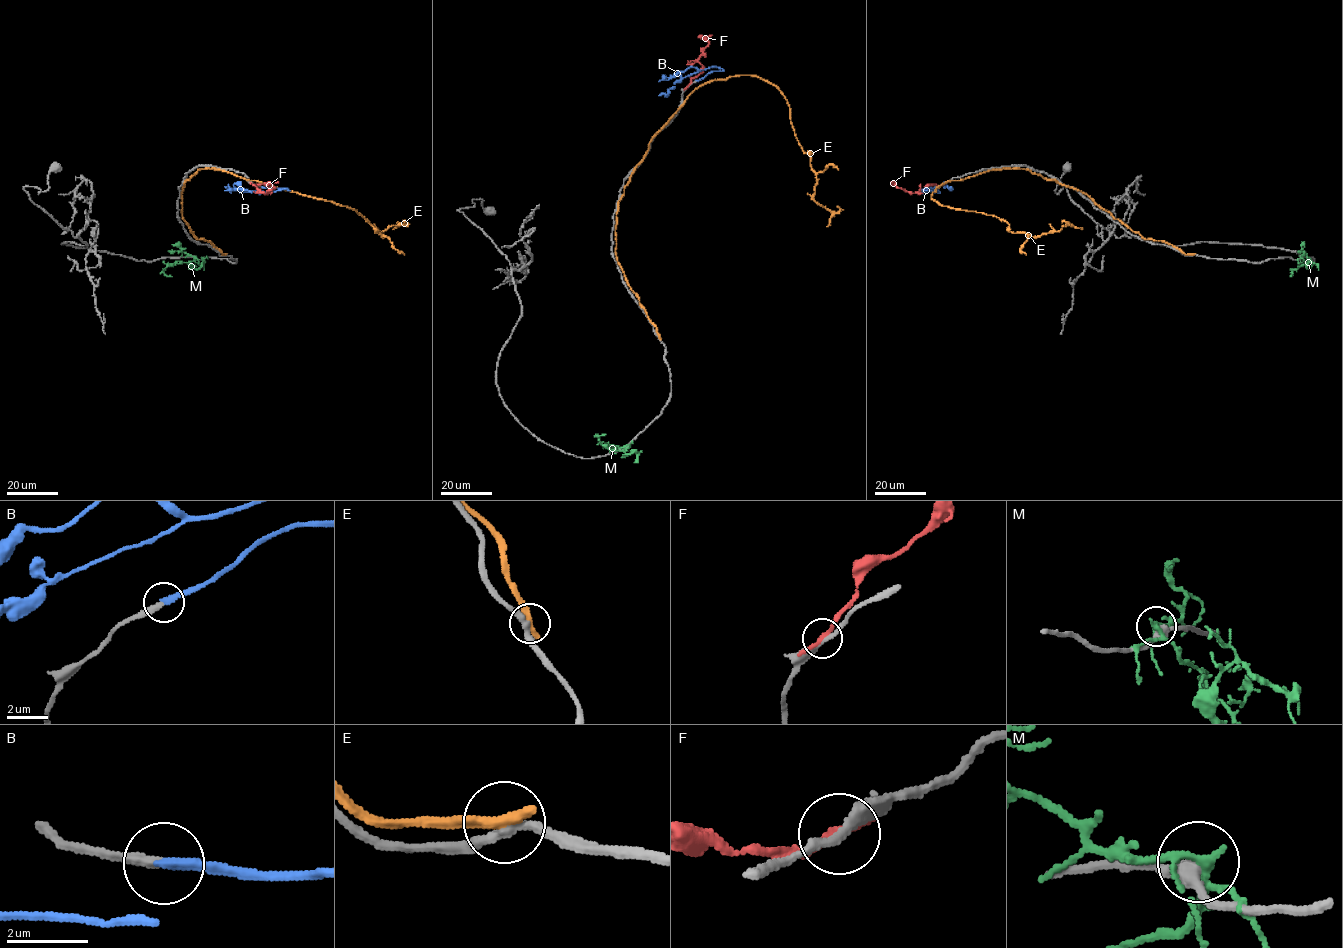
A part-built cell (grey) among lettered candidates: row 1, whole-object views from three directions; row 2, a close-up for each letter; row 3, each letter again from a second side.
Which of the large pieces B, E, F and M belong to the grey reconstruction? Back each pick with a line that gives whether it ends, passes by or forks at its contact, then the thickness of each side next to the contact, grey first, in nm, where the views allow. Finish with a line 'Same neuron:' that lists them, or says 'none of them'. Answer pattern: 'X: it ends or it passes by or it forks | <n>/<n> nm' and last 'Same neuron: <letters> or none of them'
B: it ends | 280/260 nm
Same neuron: B

